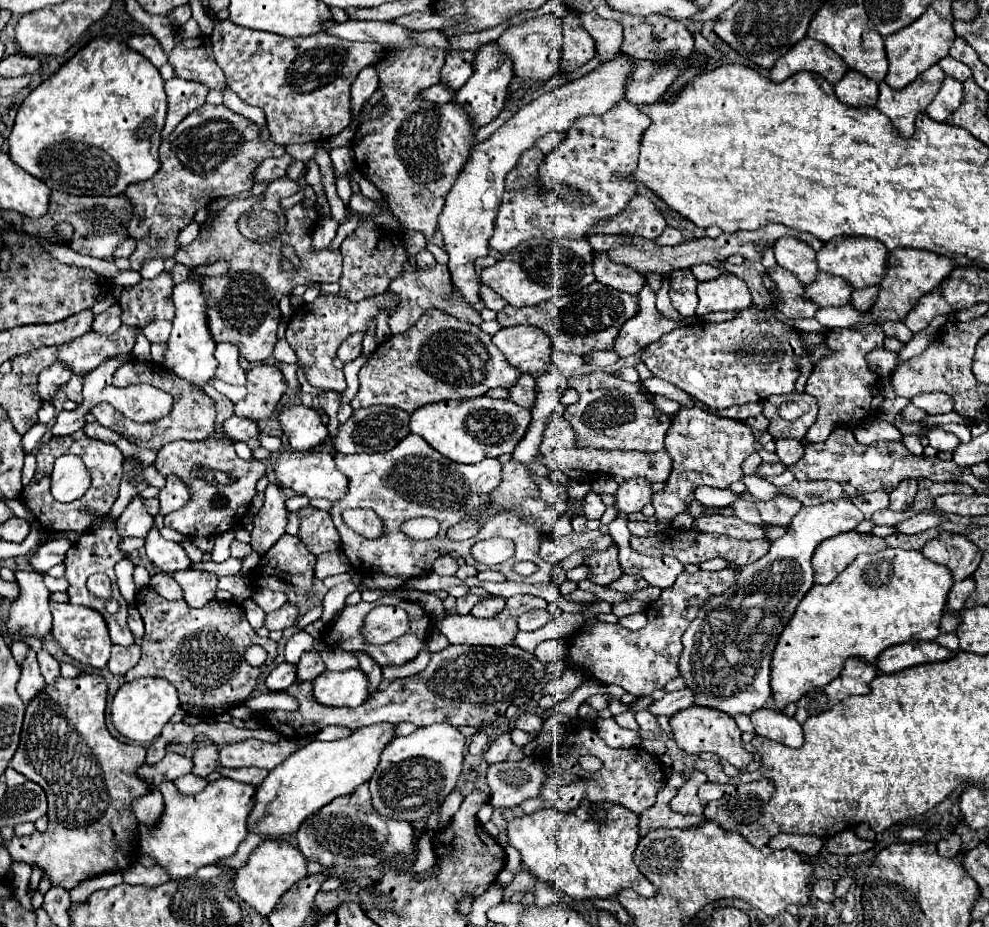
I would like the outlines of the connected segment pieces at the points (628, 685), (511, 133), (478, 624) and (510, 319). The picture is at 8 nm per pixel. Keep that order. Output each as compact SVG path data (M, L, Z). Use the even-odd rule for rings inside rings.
M727 567L721 571L697 571L693 575L681 573L677 581L663 589L661 597L653 601L645 615L647 625L639 631L629 633L627 629L619 627L617 623L603 623L597 621L591 627L581 627L577 633L563 637L561 643L565 645L563 661L571 667L579 669L585 677L587 673L603 683L603 685L619 685L627 693L633 693L635 697L651 695L657 689L663 689L671 679L679 677L677 661L681 645L681 635L685 633L687 625L697 617L697 605L713 595L723 593L731 587L731 581L735 577L735 569Z
M619 53L615 61L599 65L585 77L571 81L533 103L517 111L505 125L501 125L489 139L477 145L471 155L471 161L459 173L453 189L447 195L445 207L439 215L439 227L445 239L445 251L449 255L449 275L455 291L463 293L463 301L475 305L479 301L479 281L475 275L475 259L489 255L489 237L495 223L495 213L499 209L501 195L505 193L505 175L517 165L521 153L529 149L539 137L549 131L569 131L573 121L583 115L597 115L611 109L617 101L623 99L623 73L631 65L629 57Z
M515 595L515 597L509 597L505 609L491 619L475 619L473 615L447 615L437 623L437 629L449 639L451 645L483 645L483 647L503 649L507 645L513 645L515 641L519 613L525 613L531 609L545 609L547 605L549 603L545 599L539 599L533 595Z
M599 281L583 287L581 291L567 295L567 297L555 297L549 301L543 301L533 307L511 307L507 305L497 313L497 323L501 327L513 327L513 325L535 325L543 329L551 341L553 347L567 353L587 355L595 351L609 351L613 349L613 341L617 331L625 321L629 321L639 311L639 297L621 293L617 289L611 289Z

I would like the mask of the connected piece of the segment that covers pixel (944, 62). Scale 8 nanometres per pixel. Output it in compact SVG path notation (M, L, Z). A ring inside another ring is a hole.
M943 57L939 61L939 67L945 71L947 77L953 77L957 81L967 81L971 77L971 69L967 69L967 65L963 65L961 61L955 61L953 57Z

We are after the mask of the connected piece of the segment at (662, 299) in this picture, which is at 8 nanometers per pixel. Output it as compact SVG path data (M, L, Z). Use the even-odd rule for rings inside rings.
M663 275L663 283L655 295L657 295L657 309L663 315L675 317L675 321L681 321L681 317L675 313L675 309L671 309L671 303L669 303L669 275Z

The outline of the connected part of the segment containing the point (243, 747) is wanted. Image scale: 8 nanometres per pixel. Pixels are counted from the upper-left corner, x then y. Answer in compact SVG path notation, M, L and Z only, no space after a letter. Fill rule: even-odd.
M281 737L277 743L265 743L259 739L245 739L239 743L223 743L219 747L219 767L241 769L241 767L263 767L275 769L289 755L297 751L297 741Z

